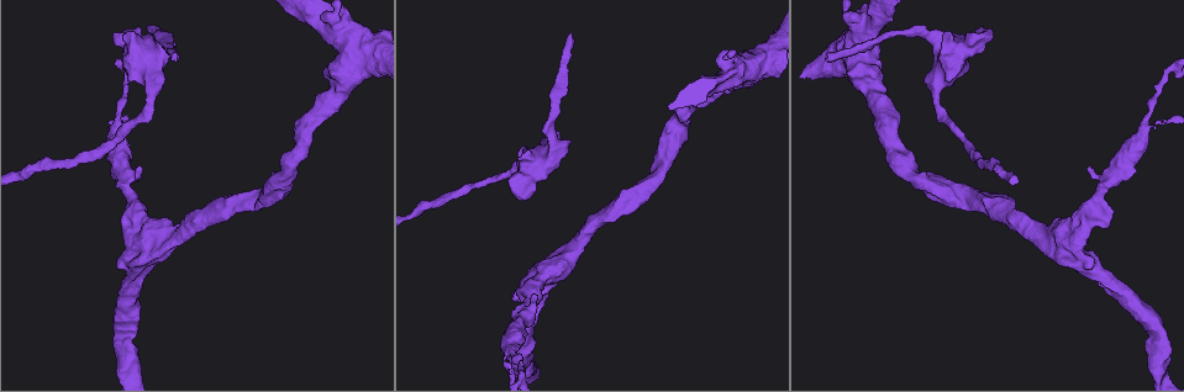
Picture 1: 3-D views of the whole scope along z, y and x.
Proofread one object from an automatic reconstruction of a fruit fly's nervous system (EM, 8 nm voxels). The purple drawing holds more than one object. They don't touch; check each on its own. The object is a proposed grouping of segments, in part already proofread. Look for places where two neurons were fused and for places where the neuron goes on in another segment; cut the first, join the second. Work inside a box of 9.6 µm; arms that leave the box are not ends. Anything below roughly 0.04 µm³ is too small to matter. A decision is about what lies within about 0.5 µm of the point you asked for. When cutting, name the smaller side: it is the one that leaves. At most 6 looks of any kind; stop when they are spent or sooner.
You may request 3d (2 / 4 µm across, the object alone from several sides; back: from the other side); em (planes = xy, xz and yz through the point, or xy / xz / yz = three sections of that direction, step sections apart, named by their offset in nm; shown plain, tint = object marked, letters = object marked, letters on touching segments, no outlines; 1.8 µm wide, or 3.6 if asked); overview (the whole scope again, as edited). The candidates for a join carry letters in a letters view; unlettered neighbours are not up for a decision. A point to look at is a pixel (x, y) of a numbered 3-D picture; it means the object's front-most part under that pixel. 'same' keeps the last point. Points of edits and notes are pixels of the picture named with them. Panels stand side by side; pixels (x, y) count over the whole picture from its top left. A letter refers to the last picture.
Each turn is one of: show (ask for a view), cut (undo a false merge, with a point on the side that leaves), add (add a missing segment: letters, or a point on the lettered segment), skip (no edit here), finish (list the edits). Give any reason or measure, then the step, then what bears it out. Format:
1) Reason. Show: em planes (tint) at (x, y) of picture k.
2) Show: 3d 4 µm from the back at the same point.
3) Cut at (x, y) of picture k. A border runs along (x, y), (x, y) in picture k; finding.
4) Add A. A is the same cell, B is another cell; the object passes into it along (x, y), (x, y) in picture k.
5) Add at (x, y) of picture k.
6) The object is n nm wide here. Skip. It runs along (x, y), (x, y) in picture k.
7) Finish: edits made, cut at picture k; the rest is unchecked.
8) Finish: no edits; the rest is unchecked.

Show: em xy step 4 (letters) at (571, 33) of picture 1.

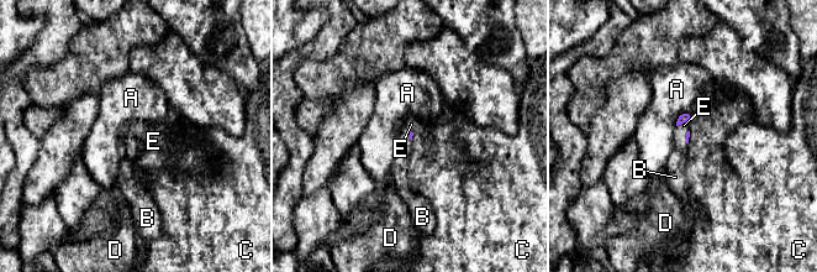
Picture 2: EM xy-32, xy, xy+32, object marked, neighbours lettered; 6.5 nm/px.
Show: em planes (letters) at the same point.

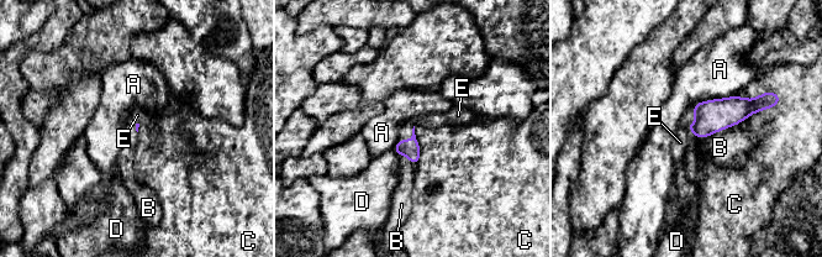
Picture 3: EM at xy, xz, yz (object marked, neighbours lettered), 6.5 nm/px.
Add at (680, 142) of picture 3. E is the same cell, A, B, C and D are other cells; it goes on there.

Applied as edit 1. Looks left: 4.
Redraw. Show: overview.

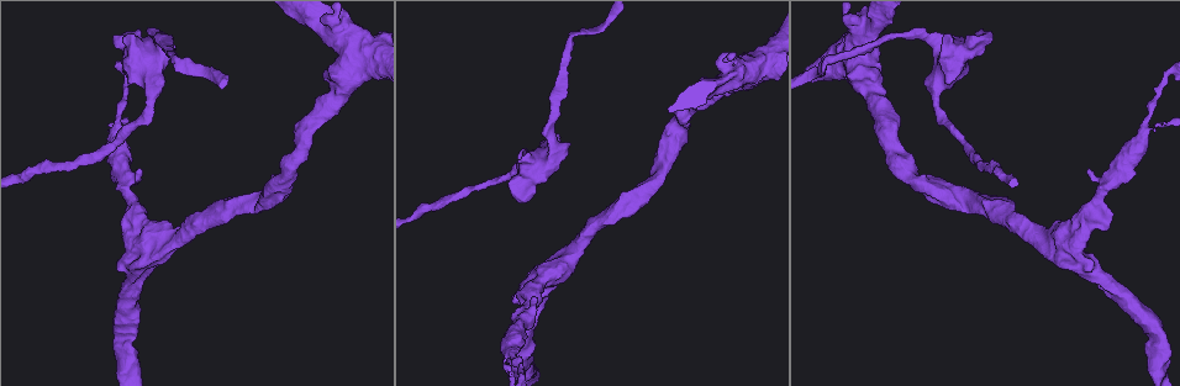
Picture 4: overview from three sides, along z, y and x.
Show: 3d 4 µm at (542, 275) of picture 4.

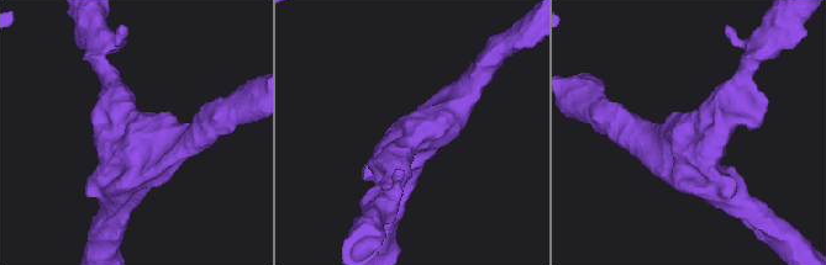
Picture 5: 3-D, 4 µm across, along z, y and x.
Show: em 3.6 µm planes (plain) at (141, 143) of picture 5.

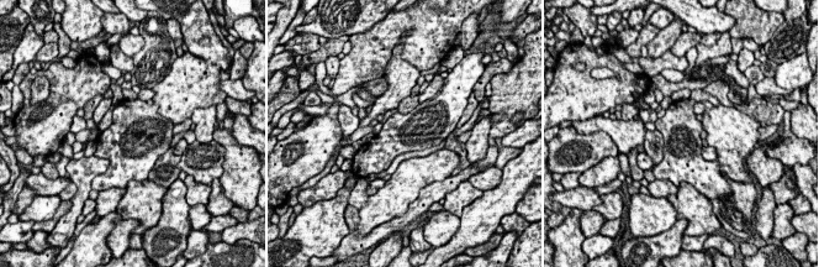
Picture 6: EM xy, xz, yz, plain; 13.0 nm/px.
What lies round it. Show: em 3.6 µm planes (letters) at the same point.

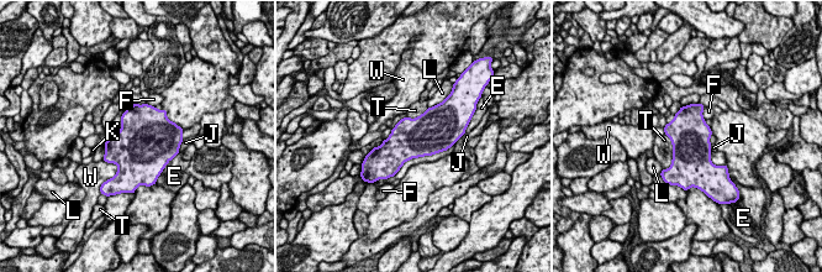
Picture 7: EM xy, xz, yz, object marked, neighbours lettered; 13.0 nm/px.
The longest contact is with T, 480 nm. Skip. E, F, J, K, L, T and W are other cells; a border runs along (665, 134), (672, 163), (663, 170) in picture 7; continuous, no second neuron.

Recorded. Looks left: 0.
Finish: edits made, add at picture 3; the rest is unchecked.

